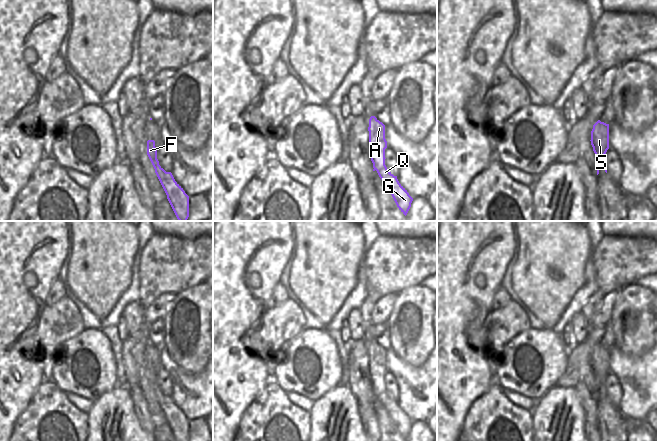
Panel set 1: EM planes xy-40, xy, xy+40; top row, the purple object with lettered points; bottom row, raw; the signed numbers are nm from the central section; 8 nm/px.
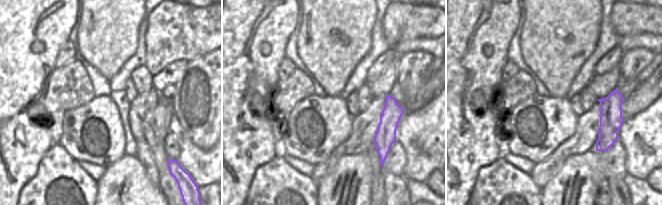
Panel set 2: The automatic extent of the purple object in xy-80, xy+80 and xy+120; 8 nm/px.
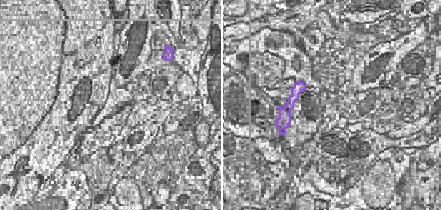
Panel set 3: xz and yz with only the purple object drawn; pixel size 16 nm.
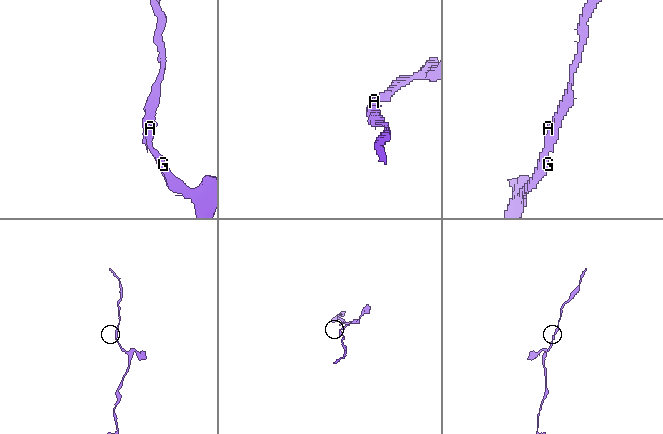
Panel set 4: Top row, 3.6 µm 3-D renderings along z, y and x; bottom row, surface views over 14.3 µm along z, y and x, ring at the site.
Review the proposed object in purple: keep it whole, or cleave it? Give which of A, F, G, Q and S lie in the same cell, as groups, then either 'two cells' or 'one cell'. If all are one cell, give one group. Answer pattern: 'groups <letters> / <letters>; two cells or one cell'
groups A F G Q S; one cell

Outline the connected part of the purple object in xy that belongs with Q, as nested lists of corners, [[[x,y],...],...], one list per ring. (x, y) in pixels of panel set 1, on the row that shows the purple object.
[[[371,116],[369,119],[368,131],[373,171],[377,171],[381,180],[389,189],[397,207],[406,216],[411,207],[413,198],[399,183],[397,176],[394,176],[385,165],[385,149],[387,148],[385,125],[375,116]]]

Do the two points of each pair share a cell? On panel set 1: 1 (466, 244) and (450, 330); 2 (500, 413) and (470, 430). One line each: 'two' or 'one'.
1: one
2: one

